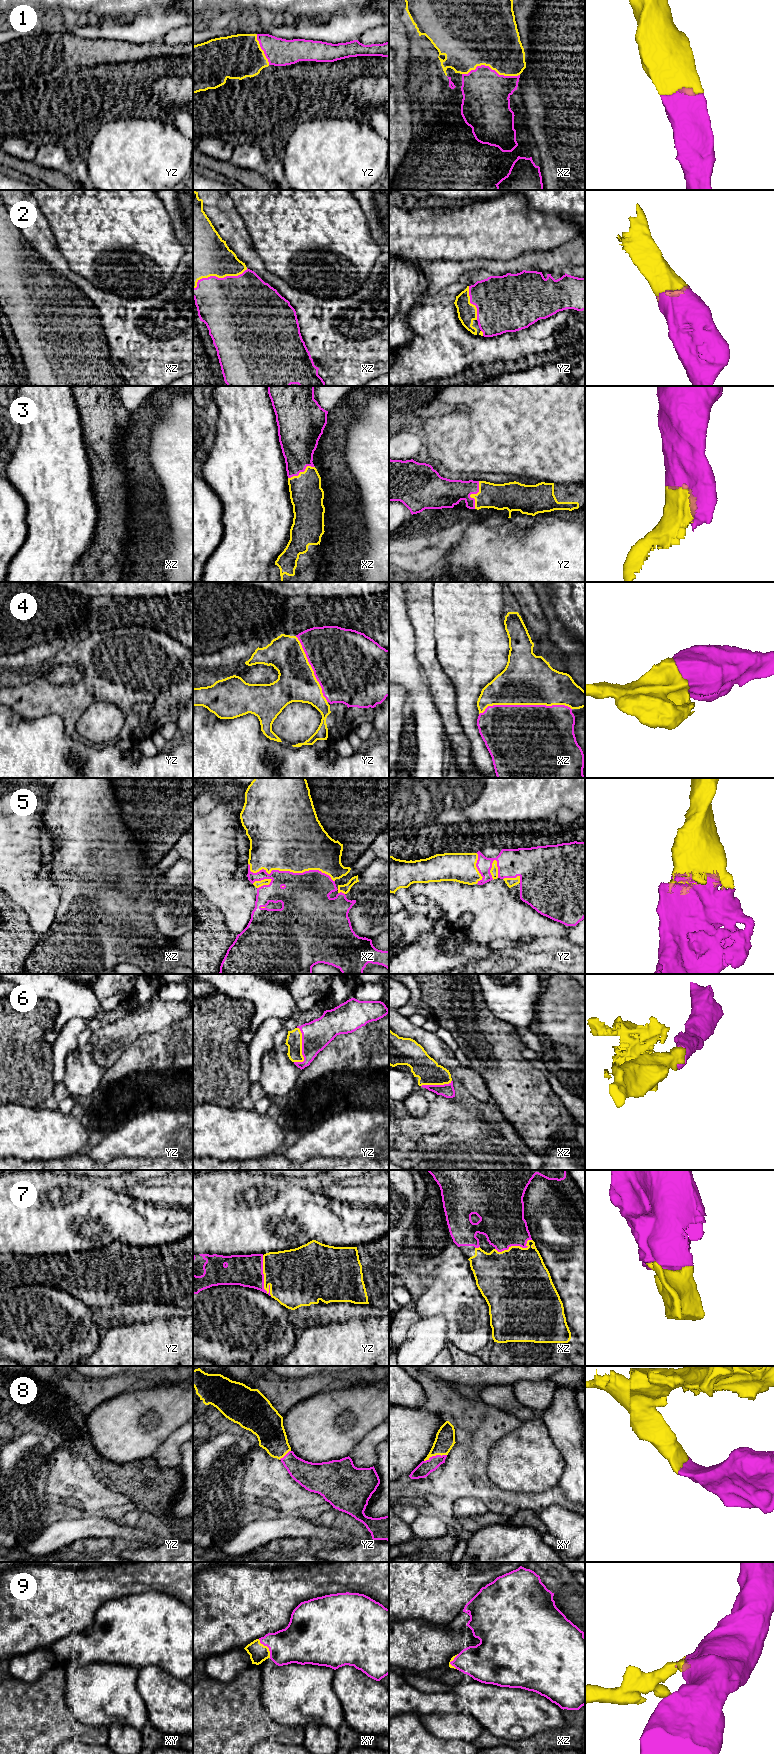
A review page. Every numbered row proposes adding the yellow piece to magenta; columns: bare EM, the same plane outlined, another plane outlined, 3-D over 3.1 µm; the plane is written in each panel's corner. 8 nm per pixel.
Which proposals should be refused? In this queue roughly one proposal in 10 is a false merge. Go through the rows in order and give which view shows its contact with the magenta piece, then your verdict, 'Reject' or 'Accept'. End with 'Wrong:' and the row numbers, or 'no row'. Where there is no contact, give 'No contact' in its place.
1: Touches magenta in xz. Accept
2: Touches magenta in xz. Accept
3: Touches magenta in yz. Accept
4: Touches magenta in xz. Accept
5: Touches magenta in xz. Accept
6: Touches magenta in yz. Accept
7: Touches magenta in yz. Accept
8: Touches magenta in xy. Accept
9: Touches magenta in xy. Accept
Wrong: no row

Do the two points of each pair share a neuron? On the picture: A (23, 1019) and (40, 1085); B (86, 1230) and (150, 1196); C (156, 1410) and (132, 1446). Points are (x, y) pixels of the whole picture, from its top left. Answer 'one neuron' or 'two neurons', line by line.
A: one neuron
B: two neurons
C: one neuron

